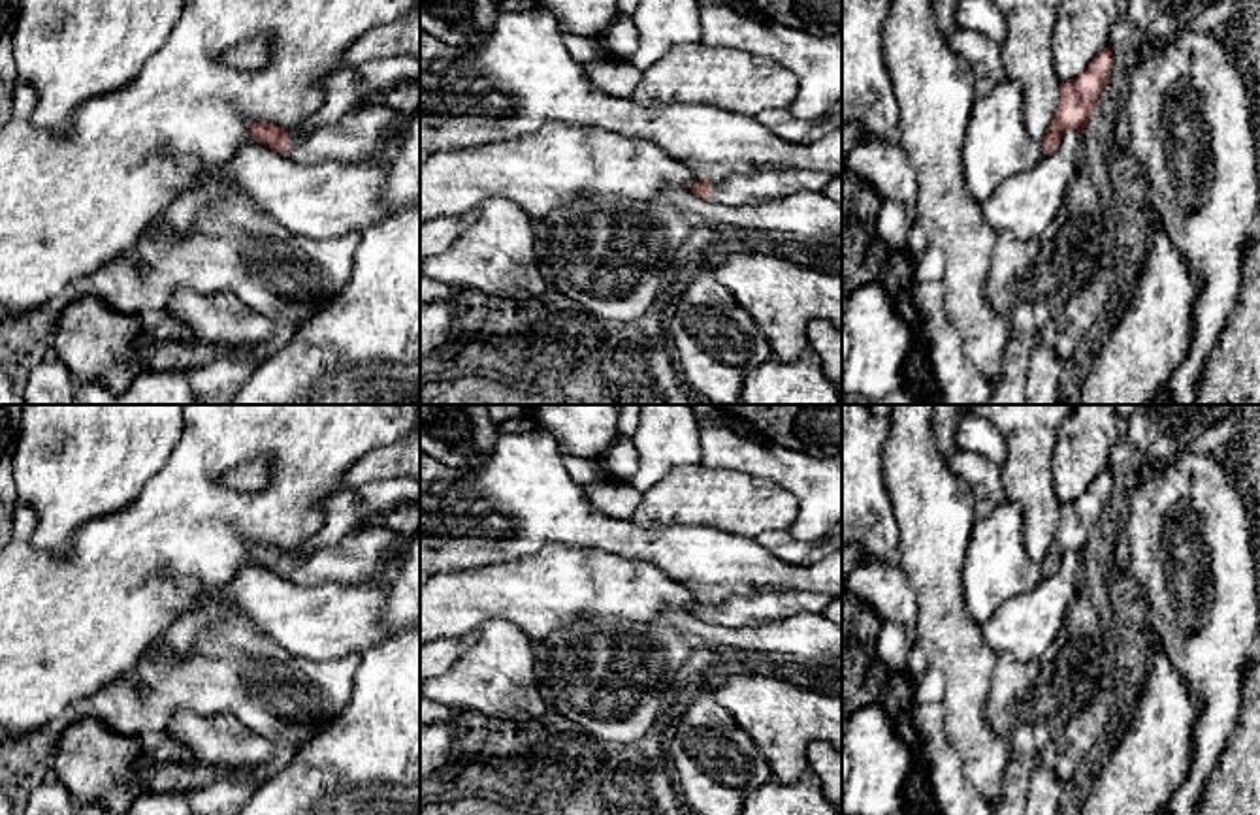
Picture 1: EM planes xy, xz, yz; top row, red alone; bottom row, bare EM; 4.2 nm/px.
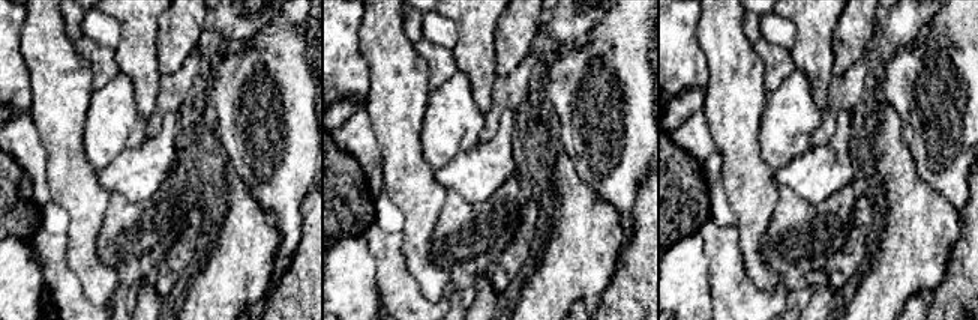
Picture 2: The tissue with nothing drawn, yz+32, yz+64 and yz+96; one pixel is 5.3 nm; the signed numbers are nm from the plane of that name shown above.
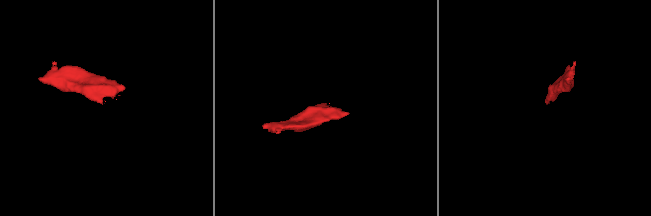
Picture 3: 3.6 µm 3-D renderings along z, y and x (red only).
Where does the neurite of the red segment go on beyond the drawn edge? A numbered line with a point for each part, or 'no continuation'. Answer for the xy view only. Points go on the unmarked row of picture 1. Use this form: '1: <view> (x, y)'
1: xy (360, 558)

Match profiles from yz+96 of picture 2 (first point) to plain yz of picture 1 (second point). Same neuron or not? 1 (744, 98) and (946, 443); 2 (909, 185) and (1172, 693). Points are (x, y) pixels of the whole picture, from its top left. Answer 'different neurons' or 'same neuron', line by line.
1: different neurons
2: same neuron

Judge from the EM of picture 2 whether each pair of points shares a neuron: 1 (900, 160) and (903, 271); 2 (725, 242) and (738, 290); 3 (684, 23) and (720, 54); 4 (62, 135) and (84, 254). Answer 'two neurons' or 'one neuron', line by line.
1: one neuron
2: one neuron
3: two neurons
4: one neuron

